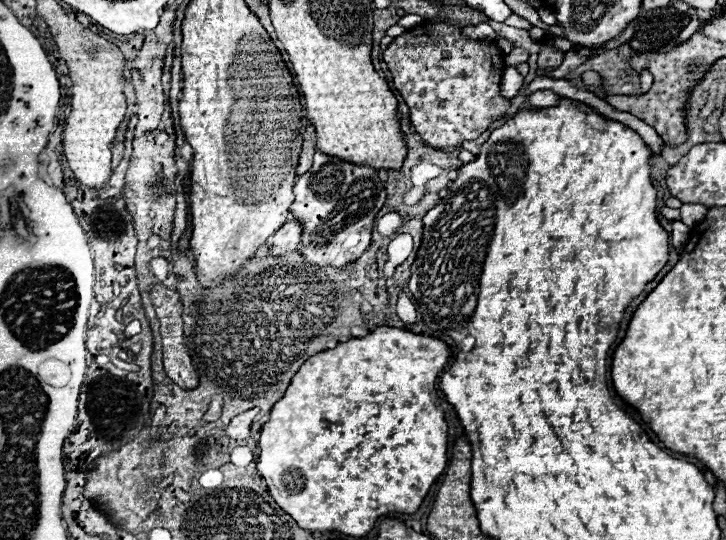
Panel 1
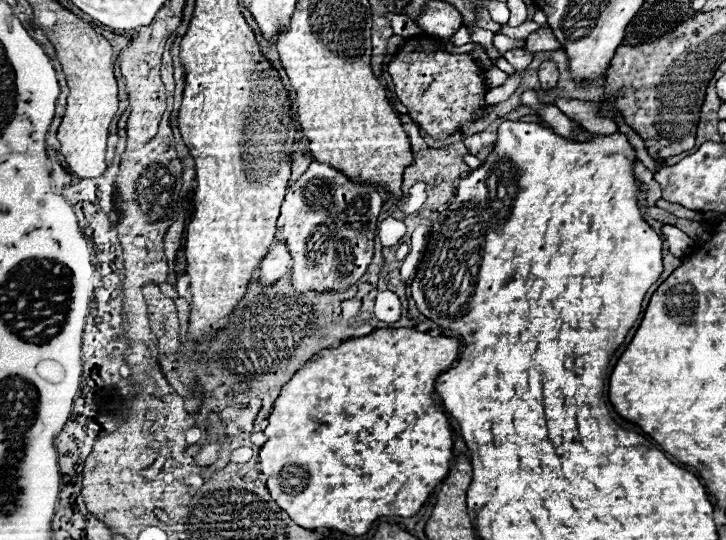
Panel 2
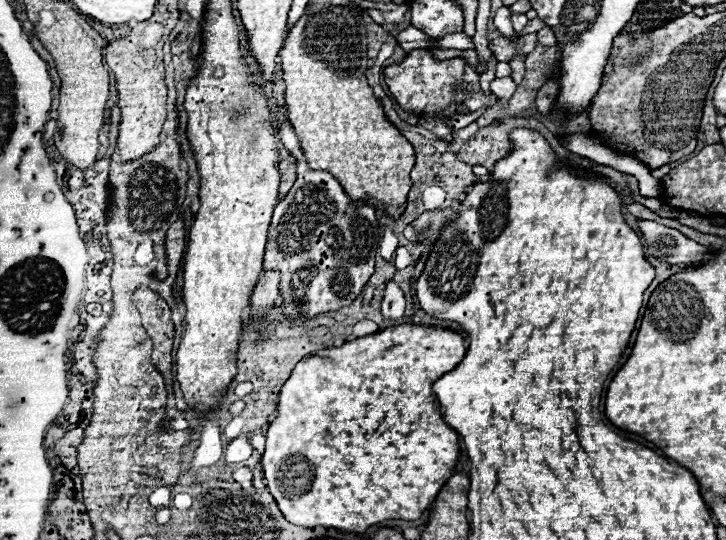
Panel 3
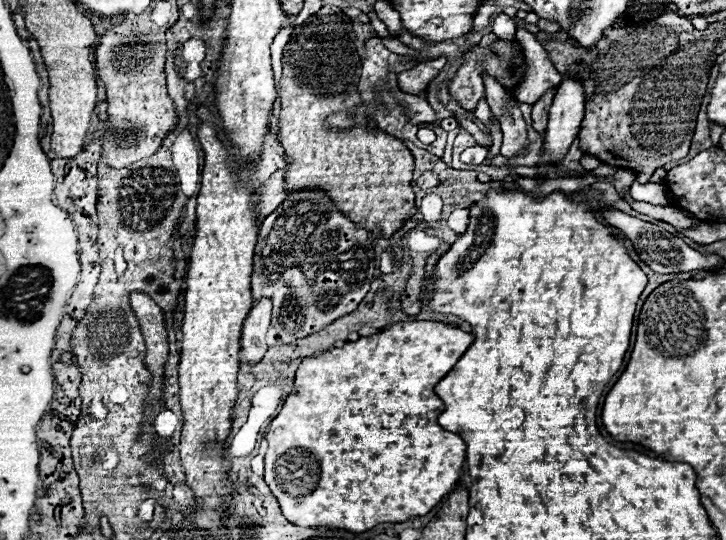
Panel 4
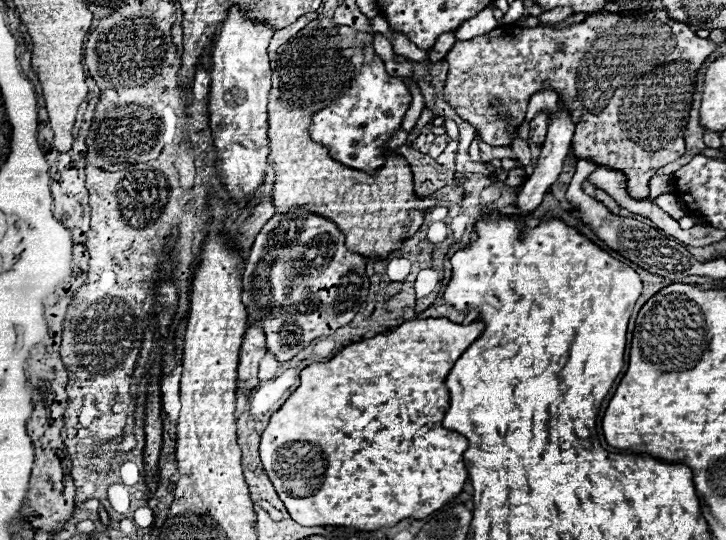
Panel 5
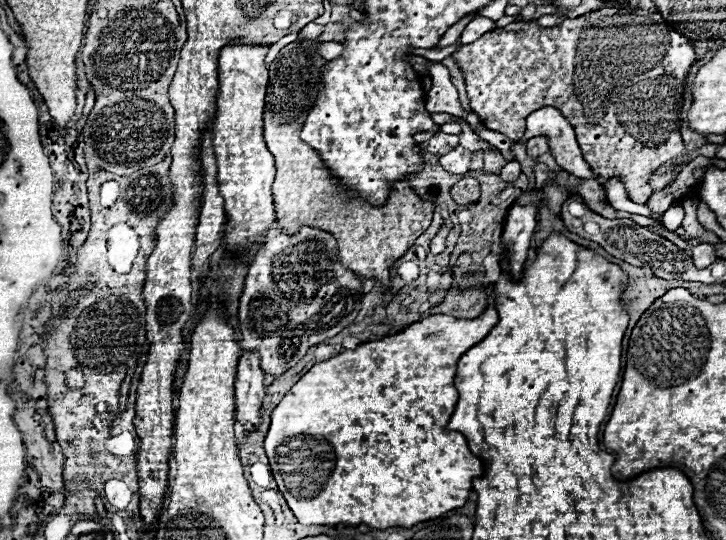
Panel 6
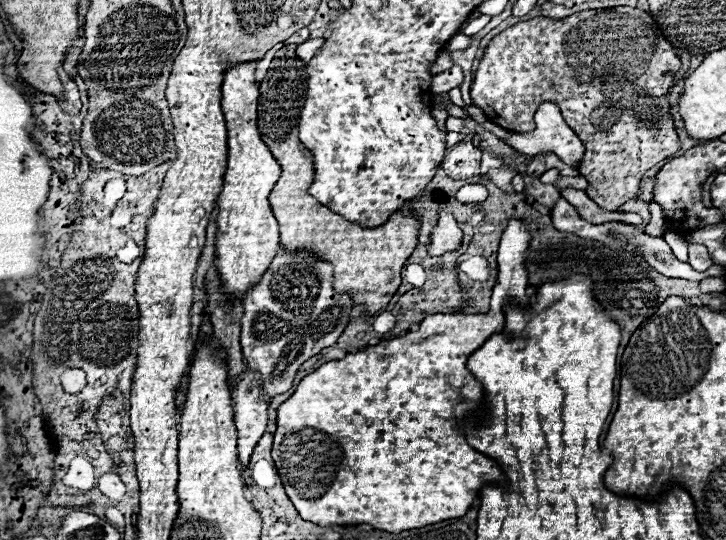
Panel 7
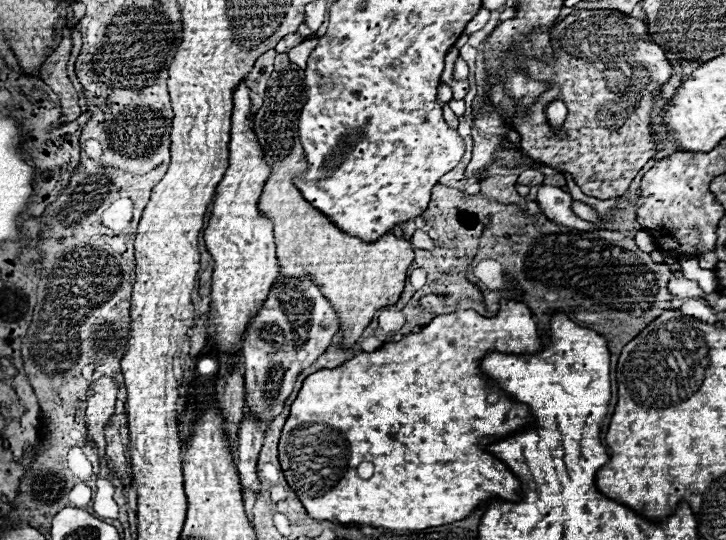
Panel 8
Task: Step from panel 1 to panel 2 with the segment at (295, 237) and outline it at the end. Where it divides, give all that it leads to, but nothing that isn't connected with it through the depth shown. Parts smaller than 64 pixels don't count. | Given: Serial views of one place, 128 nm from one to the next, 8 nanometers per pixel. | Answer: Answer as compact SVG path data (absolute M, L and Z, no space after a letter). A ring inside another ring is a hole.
M284 240L274 242L262 260L262 270L260 270L262 284L274 284L288 270L290 260L292 256L288 252L288 244Z

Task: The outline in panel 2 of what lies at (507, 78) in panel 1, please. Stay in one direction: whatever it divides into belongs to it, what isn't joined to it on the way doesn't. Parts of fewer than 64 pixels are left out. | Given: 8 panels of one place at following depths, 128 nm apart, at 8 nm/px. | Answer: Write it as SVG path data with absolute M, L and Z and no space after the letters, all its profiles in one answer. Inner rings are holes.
M510 74L508 80L502 84L502 86L496 86L496 88L490 88L488 94L486 94L486 104L498 104L498 102L504 102L508 100L520 86L522 78L518 74Z

